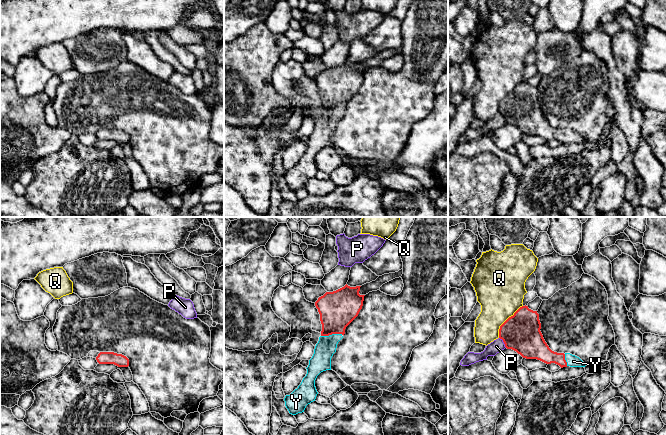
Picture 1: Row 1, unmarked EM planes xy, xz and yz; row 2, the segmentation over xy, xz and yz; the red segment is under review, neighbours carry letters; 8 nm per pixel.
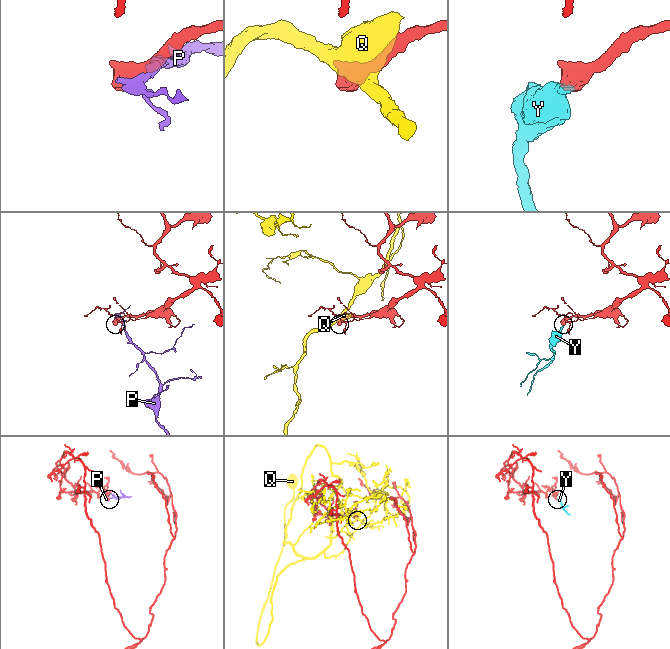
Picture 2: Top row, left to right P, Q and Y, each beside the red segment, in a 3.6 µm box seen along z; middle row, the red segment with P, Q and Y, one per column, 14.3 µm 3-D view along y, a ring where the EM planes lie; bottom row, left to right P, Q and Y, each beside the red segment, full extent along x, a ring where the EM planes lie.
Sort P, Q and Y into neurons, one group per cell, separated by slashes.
P / Q / Y

